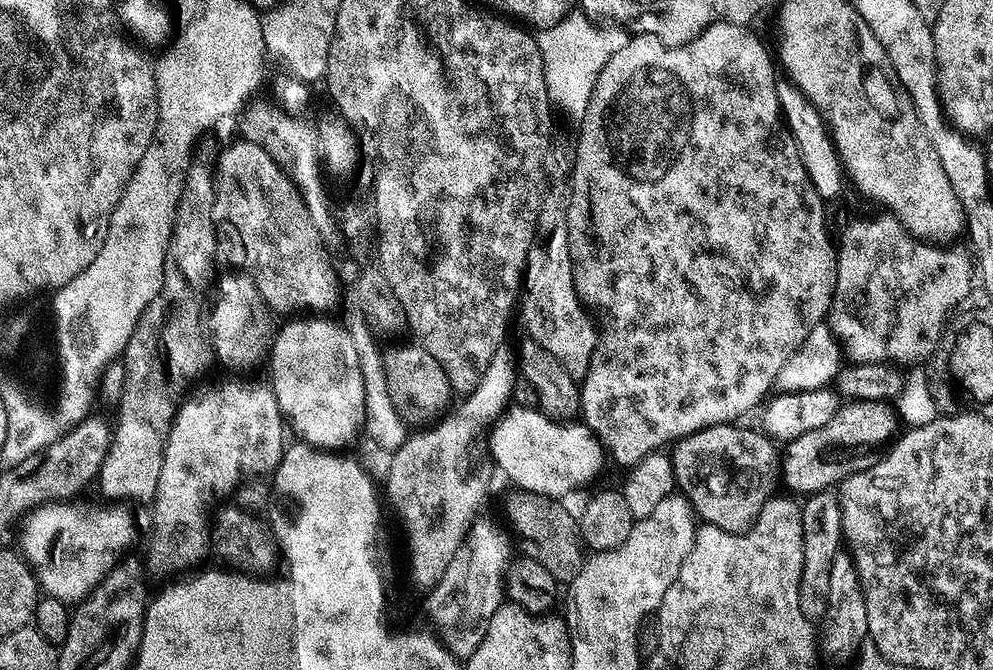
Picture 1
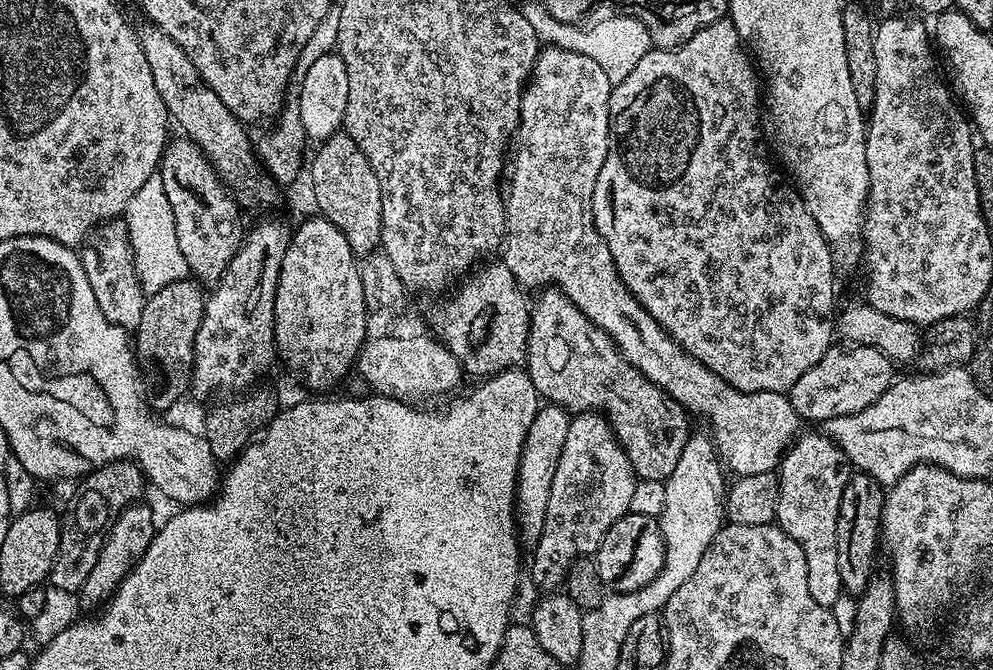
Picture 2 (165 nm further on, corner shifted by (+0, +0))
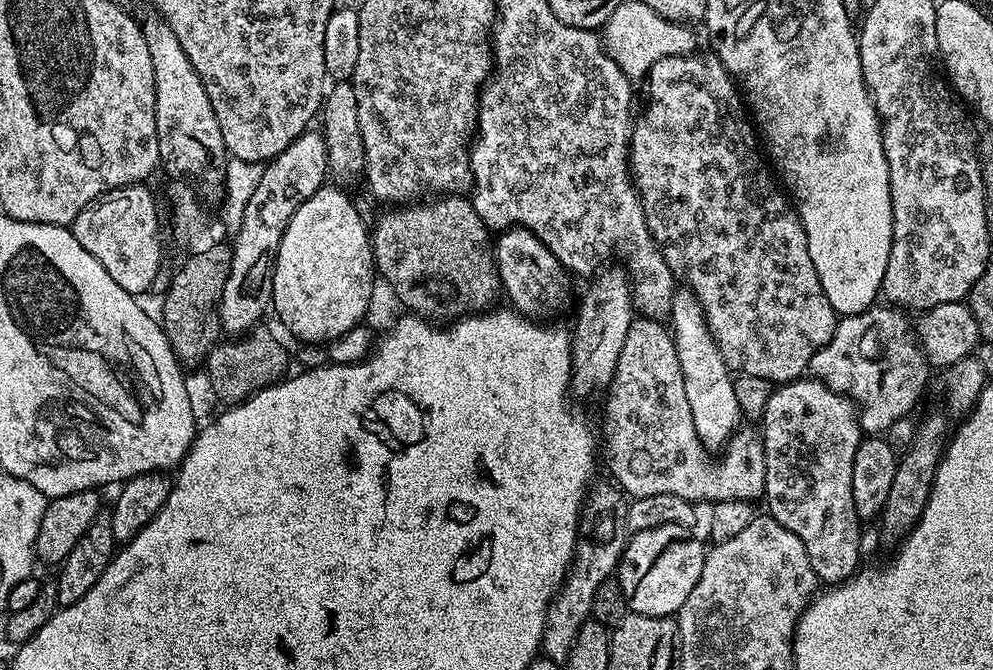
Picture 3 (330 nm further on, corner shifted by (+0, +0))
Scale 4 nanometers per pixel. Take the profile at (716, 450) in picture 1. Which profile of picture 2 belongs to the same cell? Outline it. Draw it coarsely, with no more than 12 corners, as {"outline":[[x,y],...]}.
{"outline":[[555,286],[531,305],[526,375],[599,410],[641,480],[668,479],[689,413]]}

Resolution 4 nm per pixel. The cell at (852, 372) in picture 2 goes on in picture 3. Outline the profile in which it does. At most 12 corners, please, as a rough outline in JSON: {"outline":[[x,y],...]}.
{"outline":[[903,311],[841,315],[810,372],[861,429],[909,415],[930,365]]}

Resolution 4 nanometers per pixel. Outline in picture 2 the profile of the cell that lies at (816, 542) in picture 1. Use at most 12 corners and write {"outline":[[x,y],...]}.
{"outline":[[819,431],[778,465],[775,523],[806,554],[818,606],[845,595],[838,506],[853,467]]}

